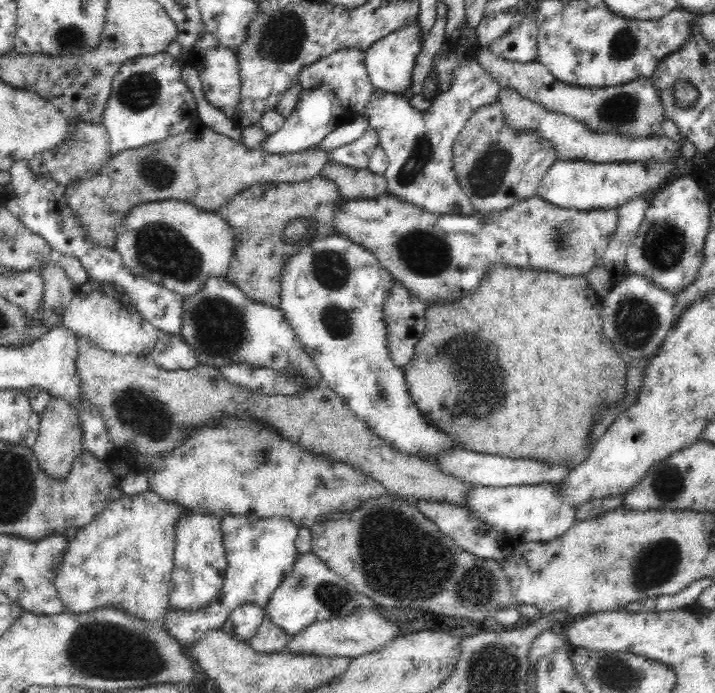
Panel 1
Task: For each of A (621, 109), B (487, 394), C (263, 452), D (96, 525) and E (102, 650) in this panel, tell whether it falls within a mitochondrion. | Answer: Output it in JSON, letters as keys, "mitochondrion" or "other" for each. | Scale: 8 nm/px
{"A":"mitochondrion","B":"mitochondrion","C":"mitochondrion","D":"other","E":"mitochondrion"}

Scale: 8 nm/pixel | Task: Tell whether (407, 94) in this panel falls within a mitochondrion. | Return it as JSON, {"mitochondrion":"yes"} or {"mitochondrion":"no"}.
{"mitochondrion":"no"}

